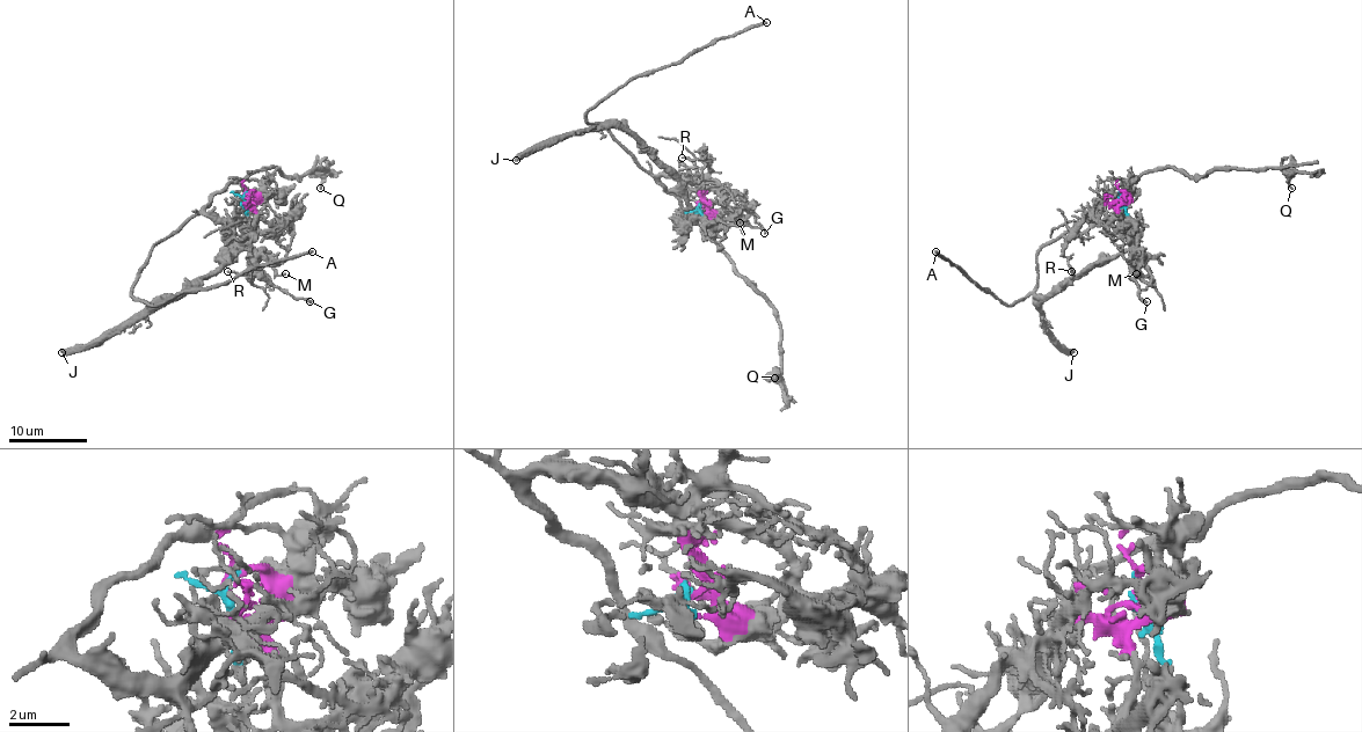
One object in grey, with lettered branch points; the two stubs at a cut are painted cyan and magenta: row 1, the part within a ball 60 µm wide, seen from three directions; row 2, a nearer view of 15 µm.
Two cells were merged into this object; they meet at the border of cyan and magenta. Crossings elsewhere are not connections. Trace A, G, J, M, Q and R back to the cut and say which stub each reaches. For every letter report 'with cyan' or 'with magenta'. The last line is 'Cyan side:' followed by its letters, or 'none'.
A: with magenta
G: with cyan
J: with cyan
M: with cyan
Q: with magenta
R: with magenta
Cyan side: G, J, M

